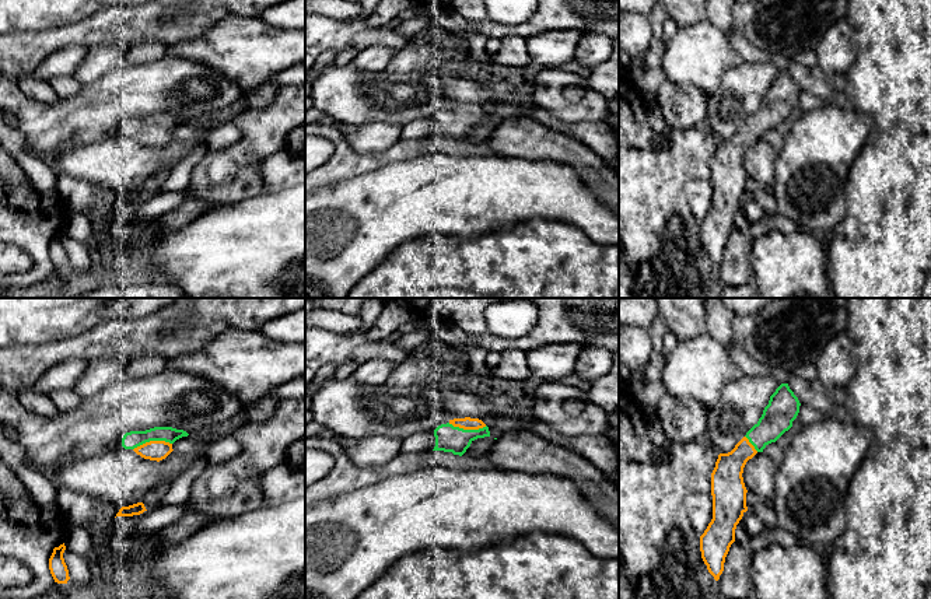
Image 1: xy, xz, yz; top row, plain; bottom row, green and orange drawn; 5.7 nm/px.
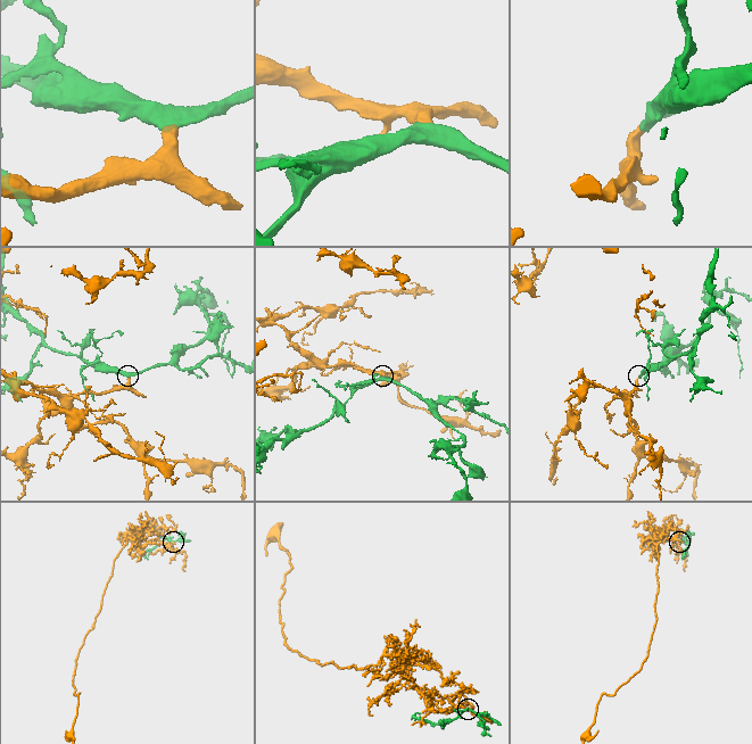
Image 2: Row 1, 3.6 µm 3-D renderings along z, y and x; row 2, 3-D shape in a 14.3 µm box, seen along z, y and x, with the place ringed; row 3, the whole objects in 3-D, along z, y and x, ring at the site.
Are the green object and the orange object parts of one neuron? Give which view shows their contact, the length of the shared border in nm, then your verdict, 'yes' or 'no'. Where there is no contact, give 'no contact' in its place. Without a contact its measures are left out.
xy | 220 nm | yes

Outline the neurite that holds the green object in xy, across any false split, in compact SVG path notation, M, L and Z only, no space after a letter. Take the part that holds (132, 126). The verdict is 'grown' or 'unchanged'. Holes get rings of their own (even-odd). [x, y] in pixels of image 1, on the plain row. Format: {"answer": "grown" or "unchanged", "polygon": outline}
{"answer": "grown", "polygon": "M154 113L146 118L130 118L122 125L122 133L125 136L133 136L137 141L150 147L162 147L174 136L172 130L189 120L183 116L172 113Z"}

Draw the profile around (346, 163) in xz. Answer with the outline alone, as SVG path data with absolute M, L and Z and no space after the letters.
M319 122L305 123L305 136L325 137L335 146L330 160L305 174L305 195L363 174L377 171L391 162L405 161L424 154L441 153L447 155L489 155L494 151L487 143L469 144L452 139L431 137L426 140L400 139L381 153L357 153L339 129Z

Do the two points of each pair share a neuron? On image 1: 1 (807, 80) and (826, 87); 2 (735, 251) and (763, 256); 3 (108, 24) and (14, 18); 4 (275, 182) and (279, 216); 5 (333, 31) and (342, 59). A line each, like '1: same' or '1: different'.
1: same
2: different
3: different
4: different
5: different

